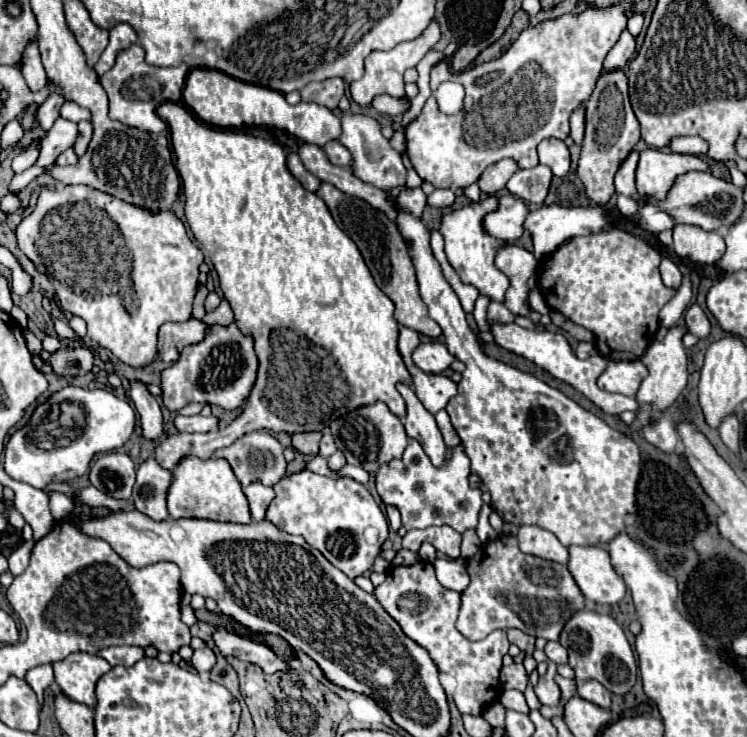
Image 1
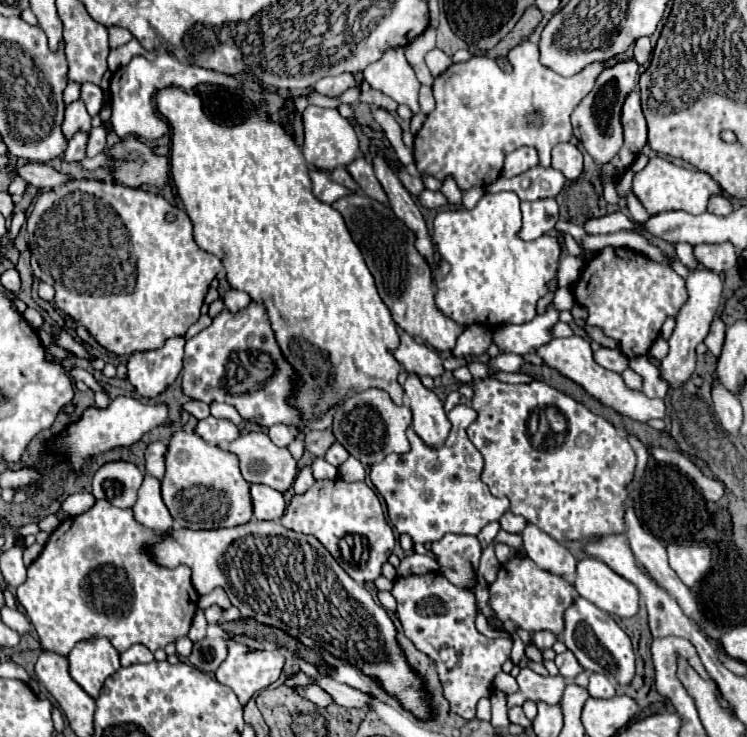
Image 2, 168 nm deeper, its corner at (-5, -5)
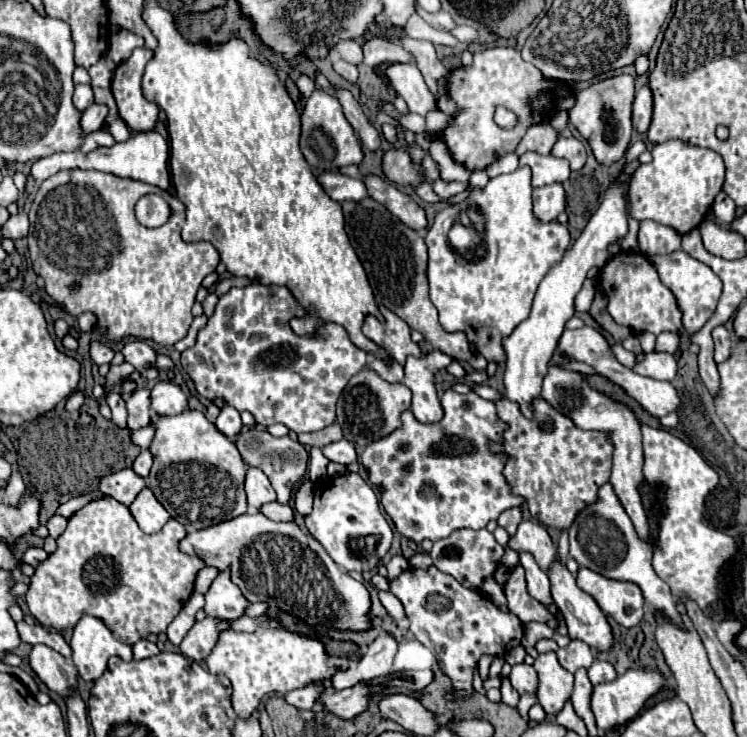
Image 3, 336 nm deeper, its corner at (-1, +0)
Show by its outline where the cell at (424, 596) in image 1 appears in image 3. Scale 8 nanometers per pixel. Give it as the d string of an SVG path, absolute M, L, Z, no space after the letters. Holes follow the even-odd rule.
M411 567L403 571L391 583L391 593L403 603L411 623L409 629L415 639L437 655L439 667L451 677L453 691L447 697L461 697L473 691L473 669L483 653L501 657L507 649L521 643L523 625L513 613L501 611L487 597L483 597L483 593L463 587L459 581L447 573L441 573L437 567Z

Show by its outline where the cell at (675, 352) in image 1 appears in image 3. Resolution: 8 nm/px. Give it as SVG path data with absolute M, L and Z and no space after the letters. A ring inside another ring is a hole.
M683 249L667 255L655 255L651 257L651 263L657 269L663 285L667 285L677 297L679 309L683 311L683 331L685 333L699 331L705 325L705 321L709 321L713 309L717 307L717 301L721 297L721 279L709 269L709 265L689 257L689 253L685 253Z

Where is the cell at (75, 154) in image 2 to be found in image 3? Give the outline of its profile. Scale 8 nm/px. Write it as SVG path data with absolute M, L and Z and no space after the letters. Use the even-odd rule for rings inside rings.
M101 103L89 105L89 107L83 111L83 117L81 117L81 127L83 127L83 131L85 131L85 133L93 133L93 131L101 129L107 113L109 113L109 107L107 107L107 105L101 105Z

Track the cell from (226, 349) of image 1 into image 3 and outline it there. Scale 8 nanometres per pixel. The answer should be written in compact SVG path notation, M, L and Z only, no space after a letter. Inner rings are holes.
M249 285L249 287L243 287L243 289L229 289L217 303L217 309L215 313L209 317L207 321L207 327L199 331L197 335L197 343L191 347L191 349L185 349L181 353L181 365L183 369L187 371L187 375L193 379L197 391L207 397L207 399L223 399L227 405L233 405L237 411L249 411L253 413L253 417L257 419L257 423L261 425L273 425L273 423L283 423L287 425L291 431L295 433L315 433L315 431L321 431L325 427L329 427L333 421L335 421L335 405L337 405L337 399L341 395L341 391L345 389L345 385L349 383L349 379L359 373L365 365L367 365L367 353L363 349L357 349L351 341L349 341L349 335L345 333L345 329L341 325L335 325L335 323L321 323L317 333L313 333L313 337L305 337L305 335L295 335L293 329L289 327L289 321L293 317L305 317L307 311L301 309L299 301L289 293L289 289L285 287L279 287L279 285Z

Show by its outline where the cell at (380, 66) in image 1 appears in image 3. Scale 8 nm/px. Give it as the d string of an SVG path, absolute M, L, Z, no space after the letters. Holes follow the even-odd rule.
M395 63L385 69L385 75L391 81L391 87L407 101L411 113L425 117L429 111L437 109L435 95L429 91L421 71L413 63Z

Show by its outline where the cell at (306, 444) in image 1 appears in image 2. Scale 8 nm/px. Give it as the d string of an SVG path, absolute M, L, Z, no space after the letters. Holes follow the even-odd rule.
M313 430L303 440L305 450L311 452L313 456L323 456L333 442L335 442L335 436L331 430Z

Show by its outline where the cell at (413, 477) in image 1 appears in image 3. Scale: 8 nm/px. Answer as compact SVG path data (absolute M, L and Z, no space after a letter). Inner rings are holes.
M447 389L440 402L444 410L441 421L429 425L419 423L407 409L401 413L401 429L395 429L389 433L389 437L381 437L381 441L371 441L361 455L361 463L369 473L369 483L379 489L387 515L393 519L397 531L415 543L421 543L423 539L439 541L463 527L483 529L503 511L525 505L525 499L513 495L509 483L505 477L501 477L505 453L493 453L489 449L489 443L501 443L501 437L507 429L505 421L497 417L495 403L481 399L475 391L463 395L453 389Z

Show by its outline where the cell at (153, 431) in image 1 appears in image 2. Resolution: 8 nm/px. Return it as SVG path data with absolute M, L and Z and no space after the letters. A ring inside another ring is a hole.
M185 336L169 338L163 348L133 354L127 362L129 382L143 398L157 398L179 376Z

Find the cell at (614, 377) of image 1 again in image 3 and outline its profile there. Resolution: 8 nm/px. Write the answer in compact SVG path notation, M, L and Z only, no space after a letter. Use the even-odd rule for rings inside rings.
M652 351L643 357L641 363L637 363L633 367L633 371L653 379L671 381L677 375L677 361L669 353L655 353L655 351Z

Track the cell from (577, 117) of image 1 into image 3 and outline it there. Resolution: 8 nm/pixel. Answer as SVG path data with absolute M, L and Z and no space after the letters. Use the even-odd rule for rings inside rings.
M617 75L593 83L575 95L575 105L573 109L569 109L569 119L577 127L577 131L589 141L599 163L611 165L625 155L633 135L633 123L631 123L633 97L635 97L635 87L631 75Z

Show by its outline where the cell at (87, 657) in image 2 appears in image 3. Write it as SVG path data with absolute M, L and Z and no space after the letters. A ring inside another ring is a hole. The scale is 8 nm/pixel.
M93 615L77 621L69 645L73 649L73 663L85 681L99 679L111 655L121 655L125 661L133 659L133 647L113 637L111 629Z

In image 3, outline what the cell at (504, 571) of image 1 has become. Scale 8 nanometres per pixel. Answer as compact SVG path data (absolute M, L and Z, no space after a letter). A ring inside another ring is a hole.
M515 567L511 571L511 577L509 577L509 581L505 583L503 589L505 589L505 595L507 595L509 611L515 613L523 623L531 623L531 621L547 623L551 619L547 607L527 593L523 567Z

